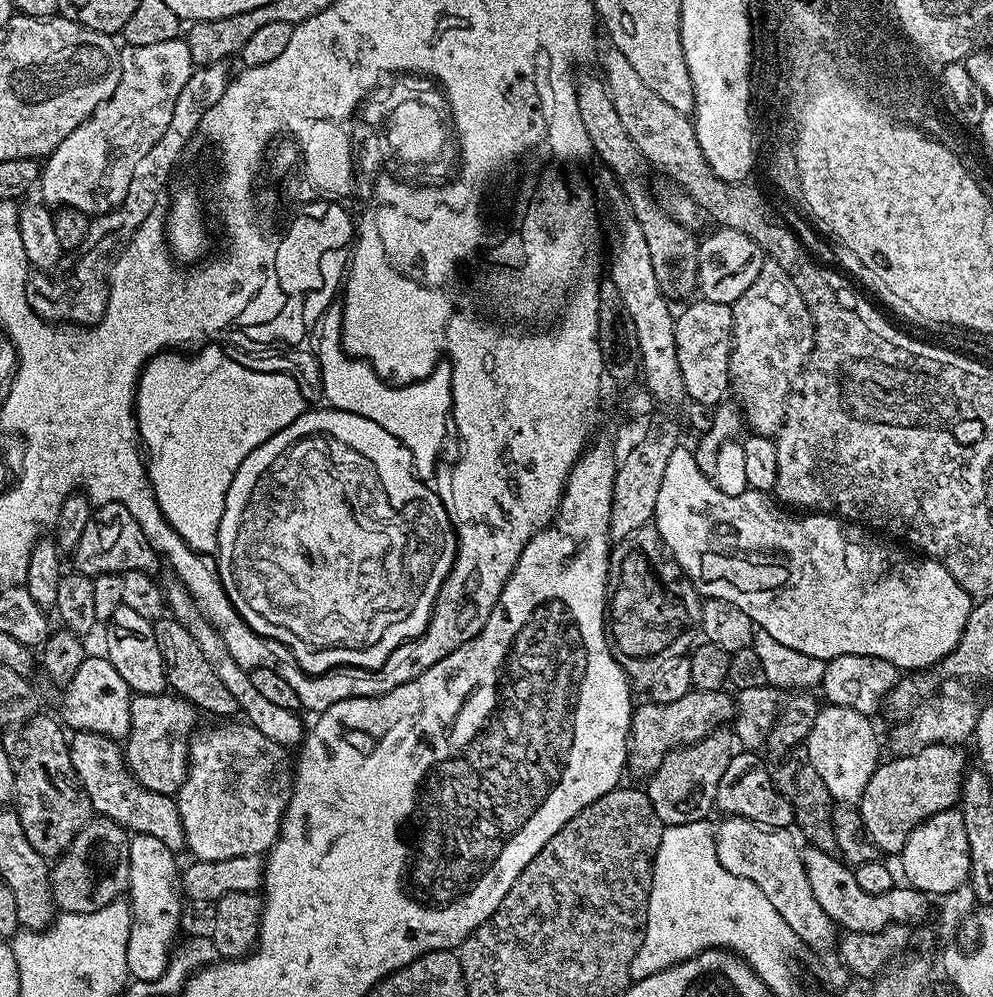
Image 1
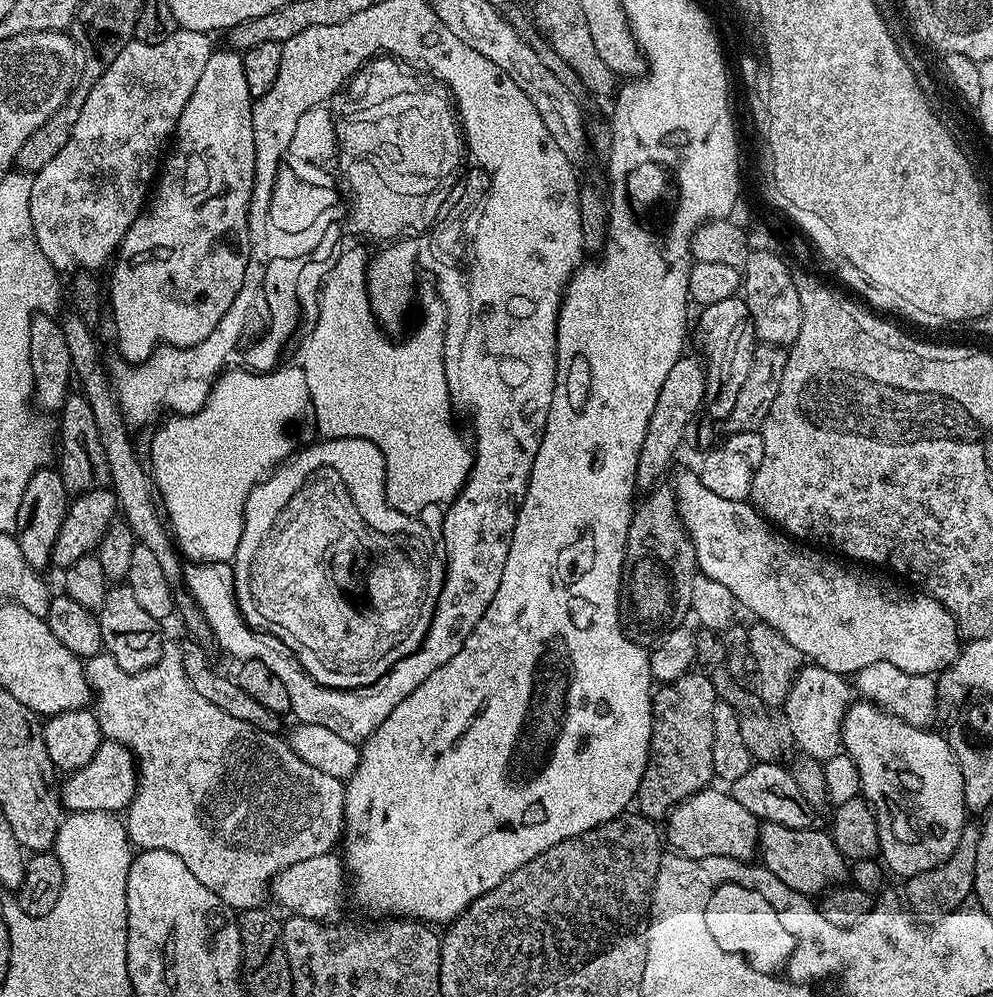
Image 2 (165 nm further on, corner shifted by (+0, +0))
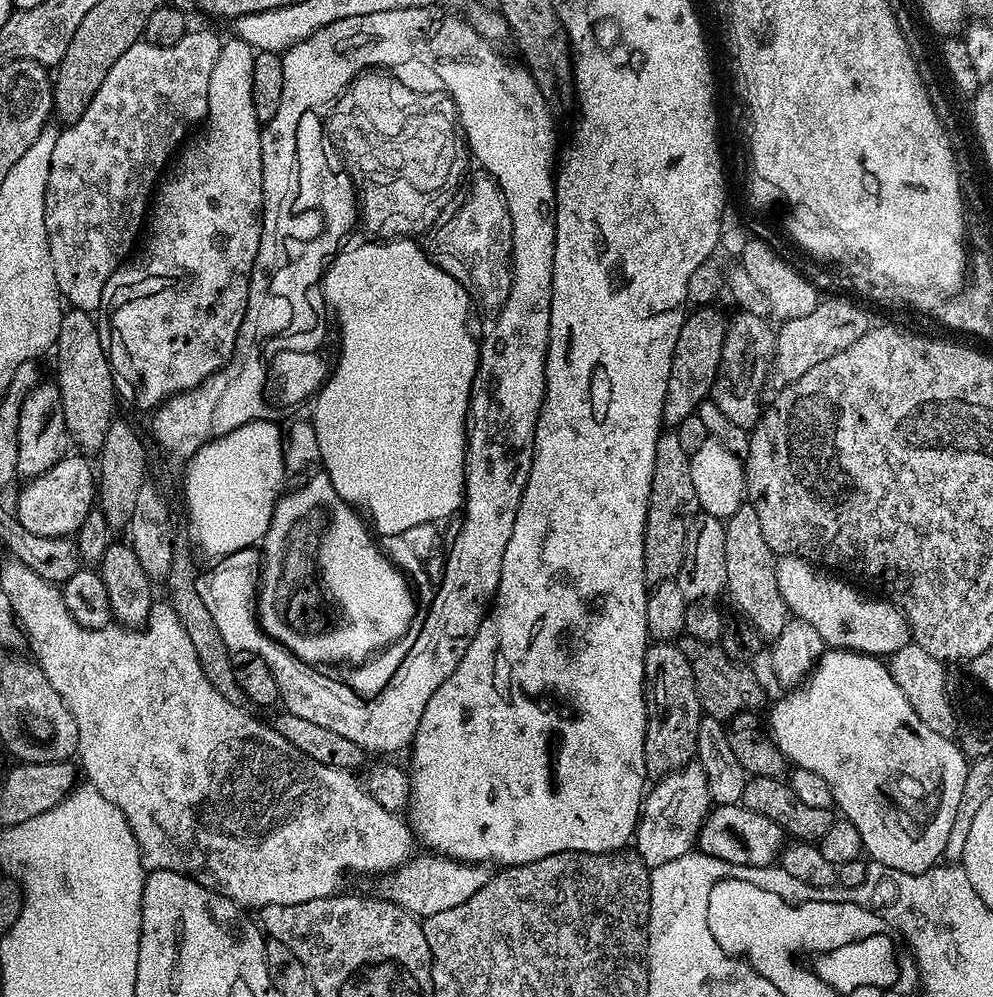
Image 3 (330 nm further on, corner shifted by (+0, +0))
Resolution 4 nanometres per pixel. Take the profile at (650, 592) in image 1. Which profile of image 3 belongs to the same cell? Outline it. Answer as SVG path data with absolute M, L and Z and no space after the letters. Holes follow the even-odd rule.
M674 430L661 431L656 443L654 474L652 475L652 493L648 499L648 513L644 523L644 578L645 581L658 585L664 580L675 580L684 561L684 551L688 549L692 521L698 515L700 503L694 494L694 477L690 474L691 455L681 445Z

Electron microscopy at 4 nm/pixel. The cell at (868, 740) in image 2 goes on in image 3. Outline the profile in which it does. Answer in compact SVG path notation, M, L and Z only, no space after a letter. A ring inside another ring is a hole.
M828 650L820 657L818 667L808 677L807 681L791 690L783 693L784 697L772 708L772 728L770 724L770 735L776 741L780 752L789 765L814 770L814 774L826 778L832 791L833 805L838 809L843 819L850 821L857 827L861 834L863 851L872 855L871 859L882 866L890 866L894 870L902 870L906 874L922 874L926 870L937 867L941 863L943 852L946 848L946 838L950 838L950 830L954 826L954 818L958 814L958 806L962 802L962 794L966 786L968 769L970 767L969 757L960 751L959 743L955 739L947 740L942 734L934 734L922 718L910 706L906 694L894 682L891 667L883 659L875 656L867 656L861 652L845 652L843 650Z

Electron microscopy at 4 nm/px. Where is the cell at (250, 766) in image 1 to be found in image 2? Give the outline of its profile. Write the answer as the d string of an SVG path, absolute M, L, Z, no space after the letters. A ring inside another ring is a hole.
M165 643L160 650L160 657L154 666L141 672L127 672L114 662L114 658L107 654L97 654L87 661L86 671L88 682L94 693L94 711L96 721L100 727L100 735L105 740L116 740L120 744L127 744L138 769L138 783L132 799L127 801L128 820L126 831L128 839L137 849L170 850L170 854L178 854L182 862L186 862L186 870L206 886L206 890L214 890L218 898L227 904L229 909L243 910L245 908L259 908L265 903L270 892L270 885L282 870L294 866L294 862L306 862L306 858L318 858L322 854L332 852L337 847L344 829L344 789L345 781L330 778L330 774L322 774L322 770L314 770L314 766L302 762L298 754L294 754L285 739L275 732L263 732L250 722L242 722L242 718L233 718L226 714L226 710L218 710L190 686L190 678L186 678L186 670L182 666L181 645Z

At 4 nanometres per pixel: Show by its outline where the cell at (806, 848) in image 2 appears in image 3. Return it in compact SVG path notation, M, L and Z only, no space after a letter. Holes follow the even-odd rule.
M717 804L709 811L708 817L700 827L699 851L710 854L714 858L722 858L722 862L734 862L738 866L758 866L767 868L777 863L778 857L786 843L786 834L770 818L762 818L762 814L754 814L754 810L745 808L743 804Z

